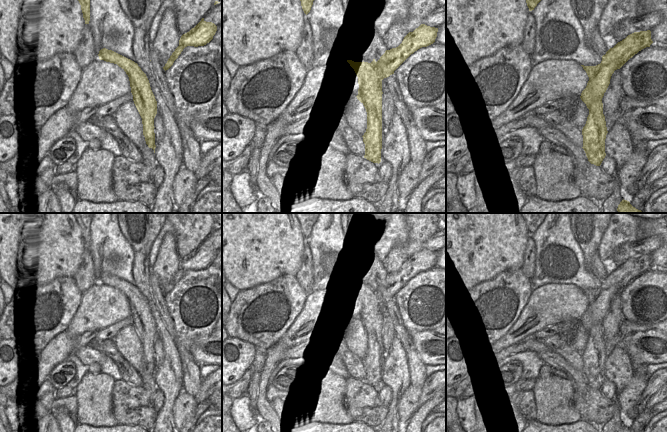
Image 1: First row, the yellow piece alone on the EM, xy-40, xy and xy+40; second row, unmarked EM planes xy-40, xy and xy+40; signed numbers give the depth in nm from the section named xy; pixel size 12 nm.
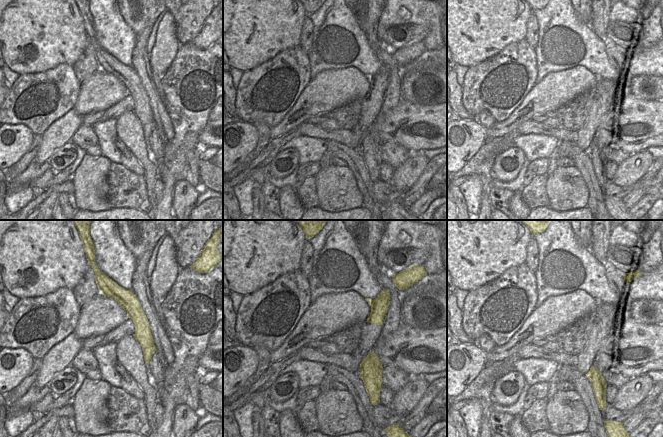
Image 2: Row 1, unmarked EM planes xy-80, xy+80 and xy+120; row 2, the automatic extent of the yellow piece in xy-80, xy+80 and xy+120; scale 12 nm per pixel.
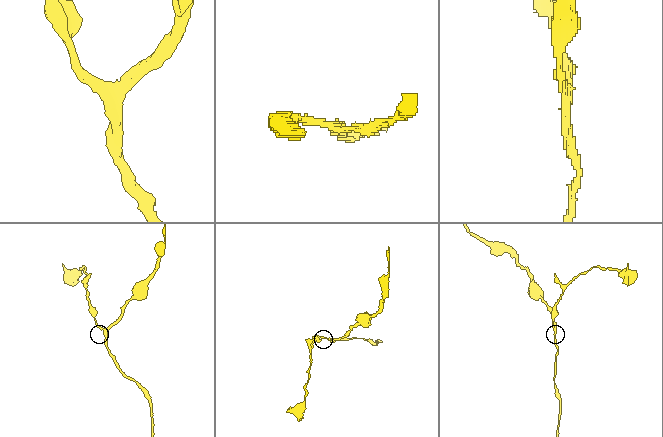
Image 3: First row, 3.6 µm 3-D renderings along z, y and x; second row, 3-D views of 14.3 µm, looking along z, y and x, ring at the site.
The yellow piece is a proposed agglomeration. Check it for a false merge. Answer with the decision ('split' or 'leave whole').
split

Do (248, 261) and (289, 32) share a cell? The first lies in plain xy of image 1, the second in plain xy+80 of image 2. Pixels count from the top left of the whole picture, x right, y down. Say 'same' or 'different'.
same

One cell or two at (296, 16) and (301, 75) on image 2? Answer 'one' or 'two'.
two

